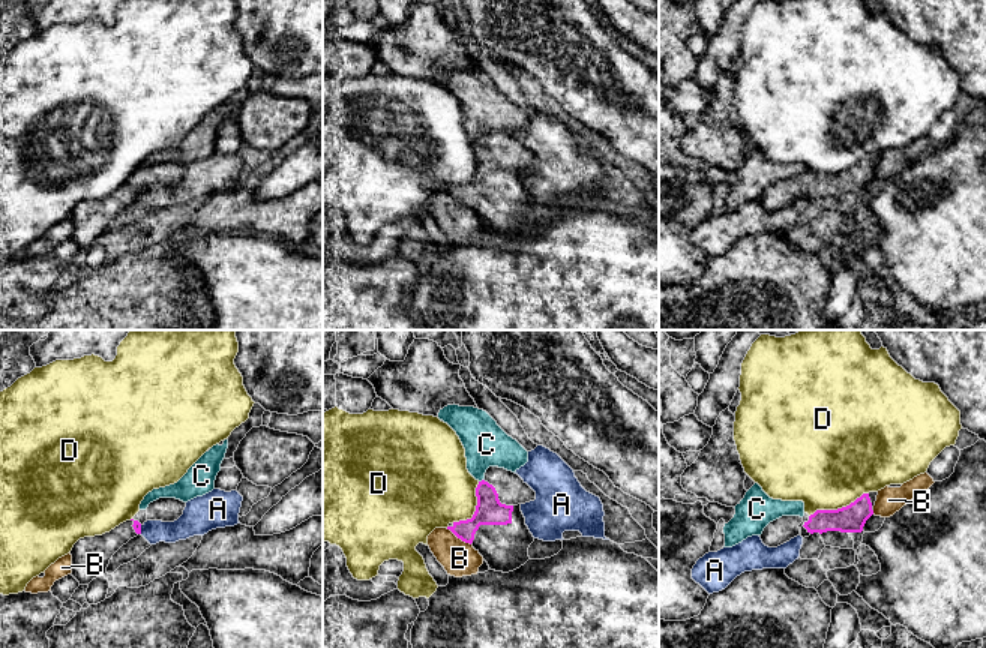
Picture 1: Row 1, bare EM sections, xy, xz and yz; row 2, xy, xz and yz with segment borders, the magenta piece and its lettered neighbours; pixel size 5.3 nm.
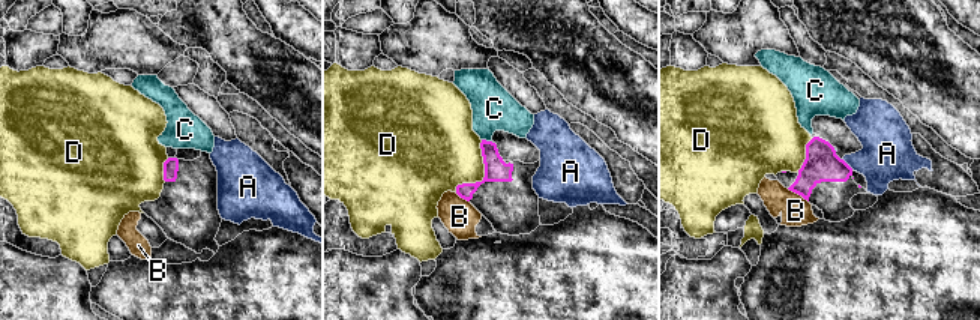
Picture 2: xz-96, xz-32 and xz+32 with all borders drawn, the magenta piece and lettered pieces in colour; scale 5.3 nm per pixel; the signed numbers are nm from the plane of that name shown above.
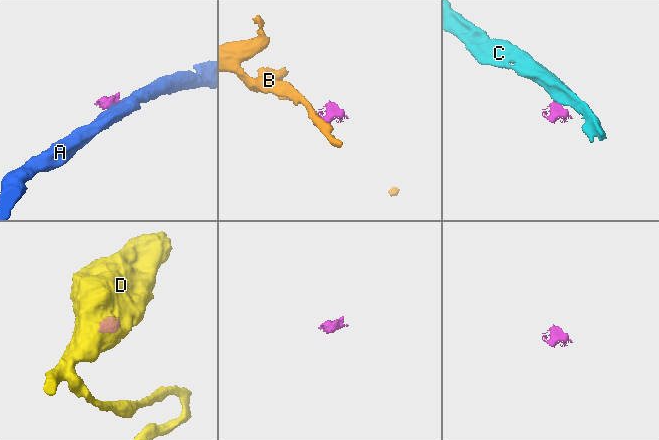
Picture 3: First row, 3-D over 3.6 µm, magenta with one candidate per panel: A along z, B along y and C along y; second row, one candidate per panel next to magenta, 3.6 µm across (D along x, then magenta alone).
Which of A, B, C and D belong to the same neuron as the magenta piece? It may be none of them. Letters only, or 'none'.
none

